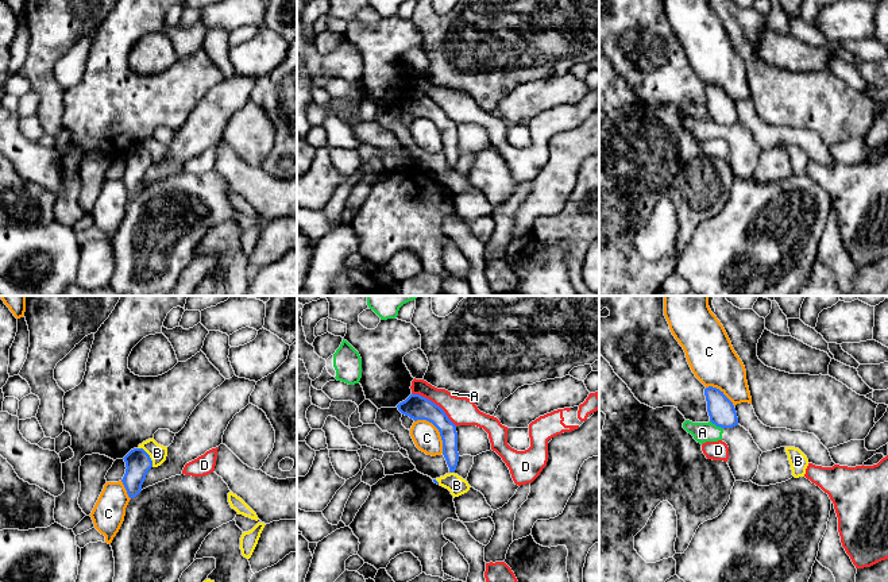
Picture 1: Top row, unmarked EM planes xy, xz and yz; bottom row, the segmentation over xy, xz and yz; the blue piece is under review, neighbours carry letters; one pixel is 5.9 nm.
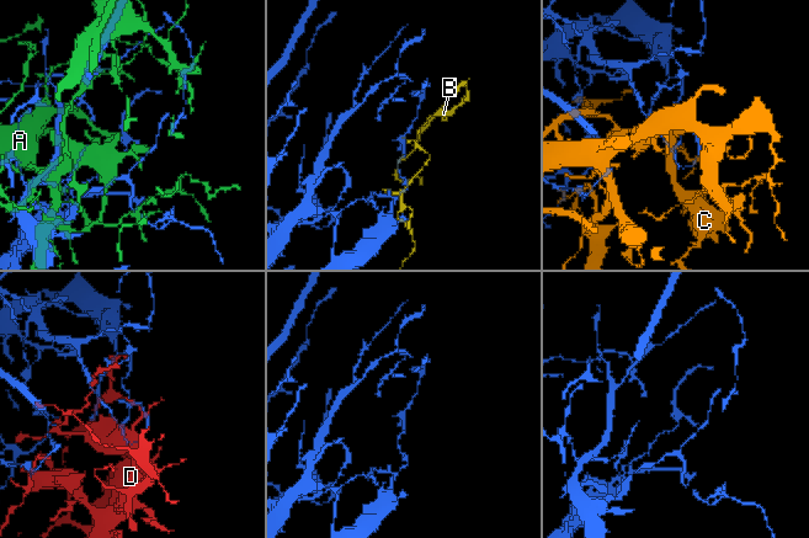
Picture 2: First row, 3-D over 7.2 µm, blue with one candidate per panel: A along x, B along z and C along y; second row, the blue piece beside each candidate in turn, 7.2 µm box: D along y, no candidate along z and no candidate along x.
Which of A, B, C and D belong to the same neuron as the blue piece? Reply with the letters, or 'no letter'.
no letter

